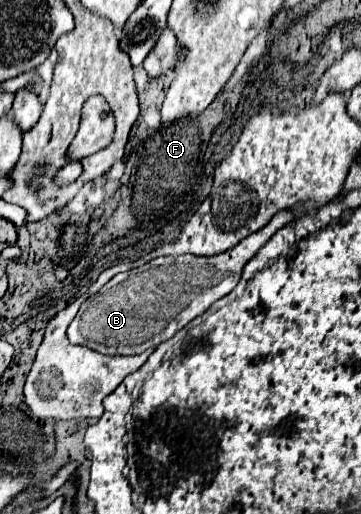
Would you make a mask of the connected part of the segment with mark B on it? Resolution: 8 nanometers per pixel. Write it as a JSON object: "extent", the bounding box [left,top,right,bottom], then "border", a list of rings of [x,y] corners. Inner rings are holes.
{"extent":[67,203,305,355],"border":[[[299,203],[287,213],[277,213],[267,227],[245,237],[235,249],[229,249],[213,257],[181,255],[181,257],[157,257],[139,269],[131,269],[123,283],[111,287],[105,293],[89,297],[75,319],[71,321],[67,335],[75,345],[87,345],[105,355],[139,355],[145,349],[157,347],[169,341],[191,319],[209,309],[211,303],[227,295],[241,281],[245,263],[293,217],[303,213],[305,205]]]}

